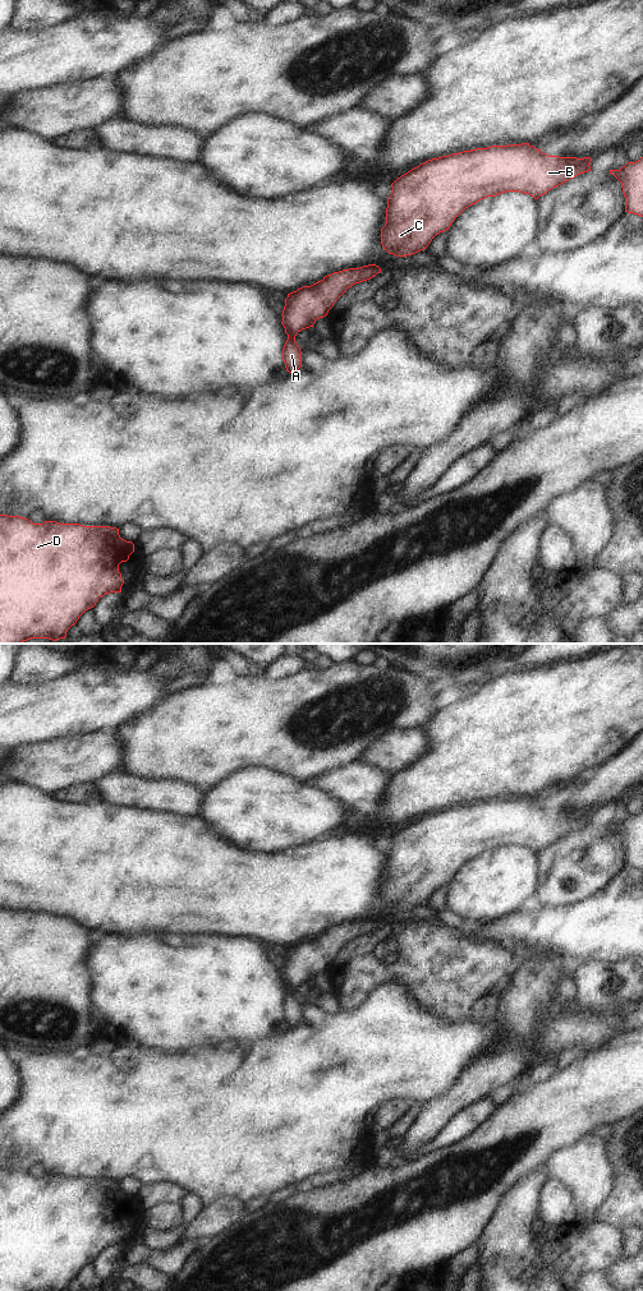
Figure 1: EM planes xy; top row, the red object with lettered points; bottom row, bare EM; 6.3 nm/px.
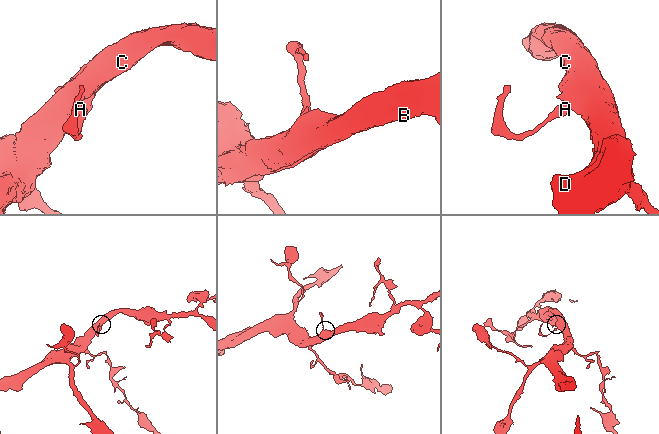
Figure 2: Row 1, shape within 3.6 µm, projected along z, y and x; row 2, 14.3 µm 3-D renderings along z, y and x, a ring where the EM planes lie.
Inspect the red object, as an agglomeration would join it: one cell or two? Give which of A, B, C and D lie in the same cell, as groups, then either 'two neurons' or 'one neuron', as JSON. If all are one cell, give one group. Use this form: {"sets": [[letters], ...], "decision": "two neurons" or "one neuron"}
{"sets": [["A", "B", "C", "D"]], "decision": "one neuron"}

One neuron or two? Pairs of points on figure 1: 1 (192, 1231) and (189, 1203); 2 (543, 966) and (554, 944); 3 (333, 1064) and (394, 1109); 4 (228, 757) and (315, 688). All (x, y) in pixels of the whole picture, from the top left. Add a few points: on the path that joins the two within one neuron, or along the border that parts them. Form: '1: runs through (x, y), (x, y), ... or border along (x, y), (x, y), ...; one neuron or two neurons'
1: border along (203, 1207), (175, 1243); two neurons
2: border along (536, 953), (563, 955), (574, 964); two neurons
3: border along (410, 1102), (385, 1101), (371, 1115); two neurons
4: runs through (249, 736), (261, 724), (275, 724), (293, 706); one neuron

